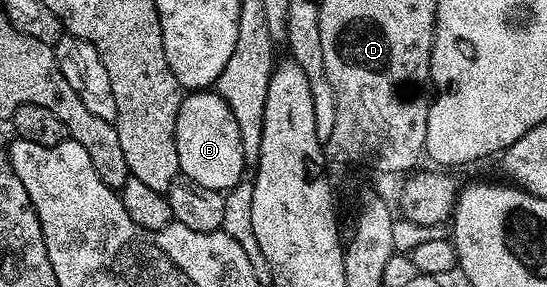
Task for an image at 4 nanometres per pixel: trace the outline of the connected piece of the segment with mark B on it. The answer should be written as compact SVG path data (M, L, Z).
M194 90L183 95L182 105L176 114L176 154L178 170L185 179L200 182L200 186L208 186L208 190L225 193L237 184L243 183L242 171L248 168L244 158L244 146L240 143L240 126L236 126L236 118L232 118L232 110L228 110L228 102L214 90Z

